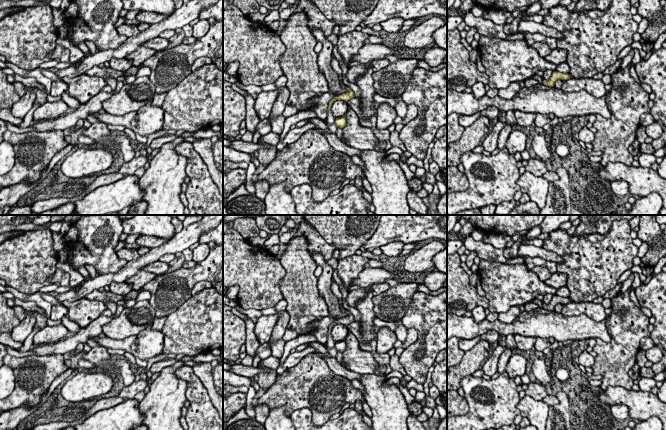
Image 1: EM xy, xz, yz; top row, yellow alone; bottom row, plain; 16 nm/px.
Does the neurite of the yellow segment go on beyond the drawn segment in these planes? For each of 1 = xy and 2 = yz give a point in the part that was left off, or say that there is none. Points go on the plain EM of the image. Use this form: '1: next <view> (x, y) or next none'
1: next none
2: next none

